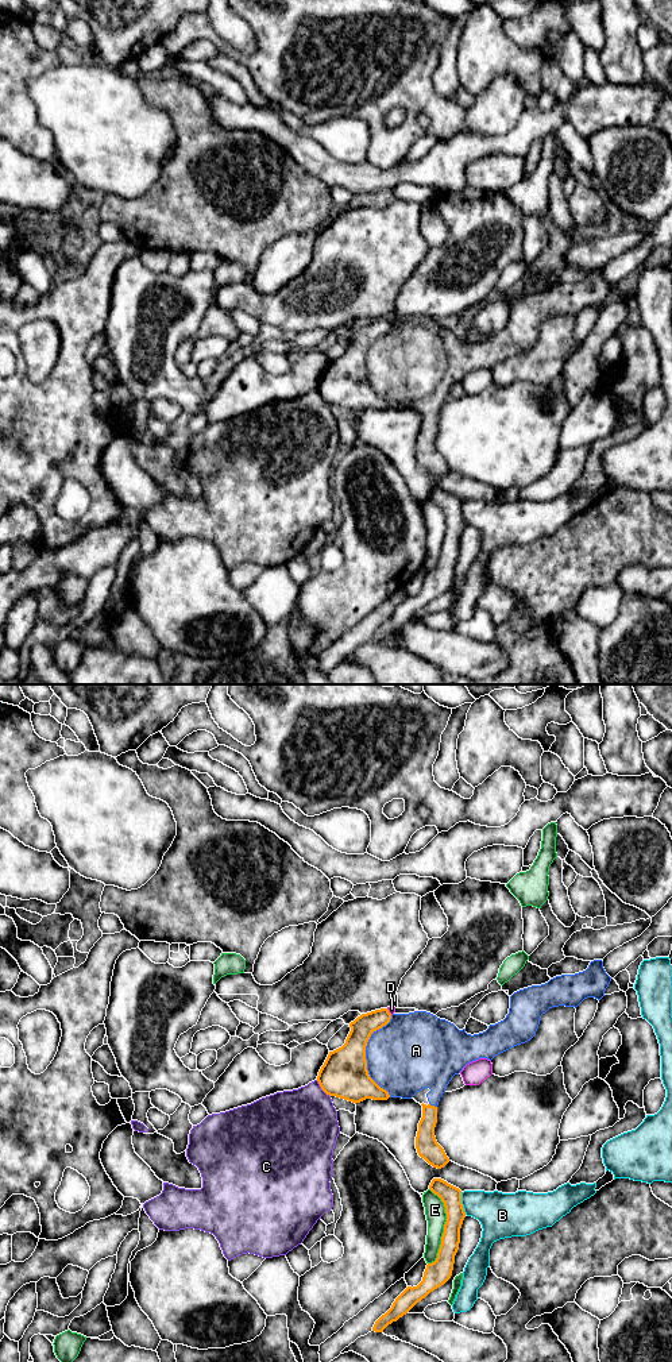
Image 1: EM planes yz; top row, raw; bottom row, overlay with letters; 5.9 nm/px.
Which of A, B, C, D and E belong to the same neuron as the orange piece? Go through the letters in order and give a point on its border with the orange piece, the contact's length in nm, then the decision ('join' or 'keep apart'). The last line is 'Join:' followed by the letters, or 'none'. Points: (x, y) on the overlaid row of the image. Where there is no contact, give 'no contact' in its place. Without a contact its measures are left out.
A: meets orange in yz at (365, 1054); contact 480 nm long; join
B: meets orange in yz at (460, 1203); contact 140 nm long; keep apart
C: meets orange in yz at (321, 1088); contact 130 nm long; keep apart
D: meets orange in yz at (387, 1011); contact 50 nm long; keep apart
E: meets orange in yz at (444, 1227); contact 460 nm long; keep apart
Join: A

